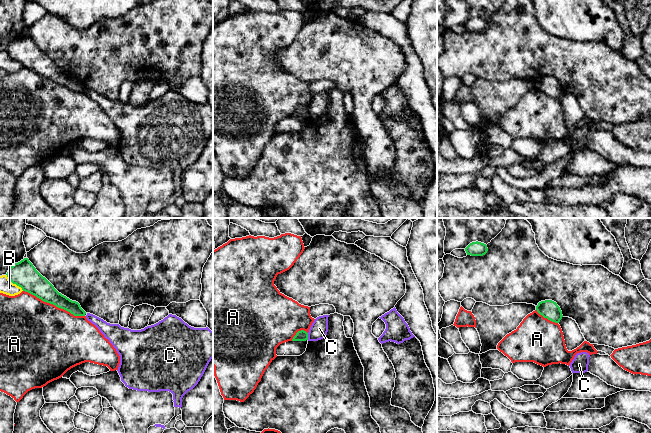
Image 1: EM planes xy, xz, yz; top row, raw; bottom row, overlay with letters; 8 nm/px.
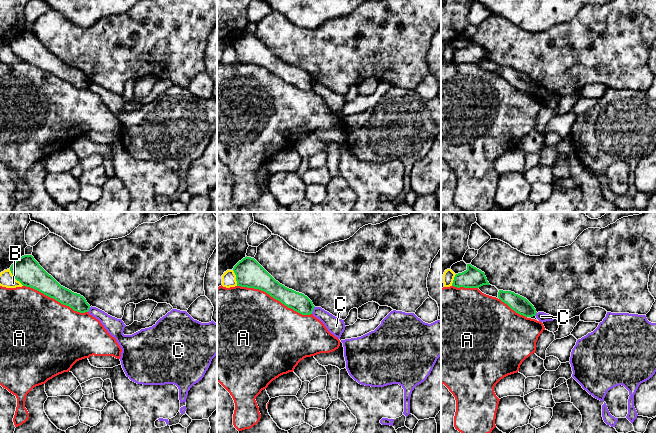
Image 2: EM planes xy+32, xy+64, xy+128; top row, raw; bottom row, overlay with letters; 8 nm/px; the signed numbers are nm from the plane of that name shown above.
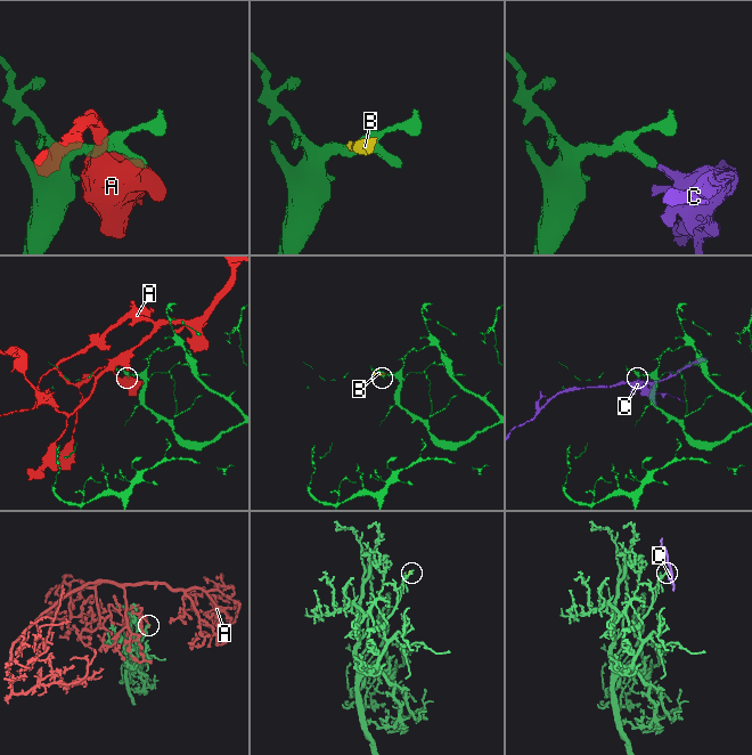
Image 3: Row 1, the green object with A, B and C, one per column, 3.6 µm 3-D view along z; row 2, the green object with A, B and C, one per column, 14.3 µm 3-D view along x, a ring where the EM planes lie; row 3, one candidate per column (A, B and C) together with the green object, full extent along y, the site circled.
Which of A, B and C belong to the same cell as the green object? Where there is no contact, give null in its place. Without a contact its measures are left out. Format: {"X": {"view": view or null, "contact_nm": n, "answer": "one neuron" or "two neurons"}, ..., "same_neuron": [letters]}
{"A": {"view": "xy", "contact_nm": 550, "answer": "two neurons"}, "B": {"view": "xy", "contact_nm": 190, "answer": "two neurons"}, "C": {"view": "xz", "contact_nm": 60, "answer": "two neurons"}, "same_neuron": []}

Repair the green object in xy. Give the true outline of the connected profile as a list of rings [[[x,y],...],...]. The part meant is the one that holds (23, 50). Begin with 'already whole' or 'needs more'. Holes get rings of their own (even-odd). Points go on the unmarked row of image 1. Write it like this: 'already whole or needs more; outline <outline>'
already whole; outline [[[24,34],[11,42],[6,51],[13,60],[16,60],[21,63],[23,67],[36,72],[42,77],[64,85],[74,92],[85,92],[86,88],[81,84],[80,80],[59,69],[54,62],[36,46],[28,34]]]

